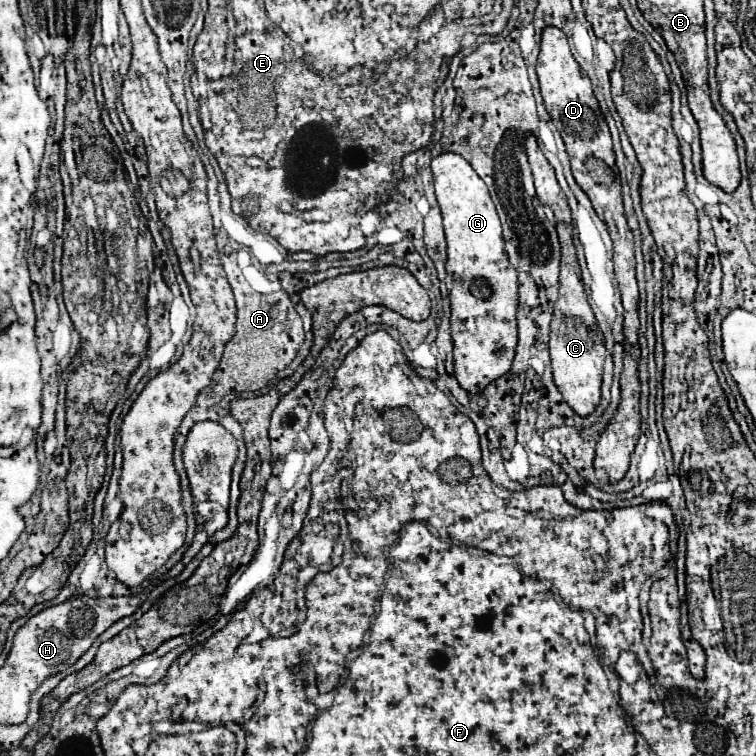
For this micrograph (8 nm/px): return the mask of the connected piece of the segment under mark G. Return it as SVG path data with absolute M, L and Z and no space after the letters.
M446 152L432 158L432 172L448 240L446 272L454 280L450 290L454 376L464 390L478 394L506 374L514 360L518 342L518 274L504 252L502 226L490 192L468 160Z

